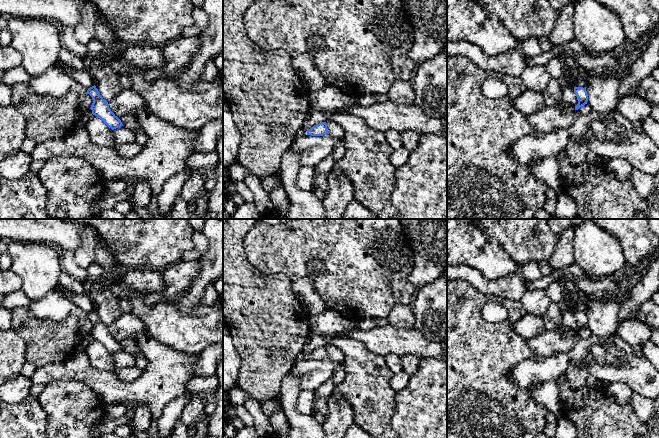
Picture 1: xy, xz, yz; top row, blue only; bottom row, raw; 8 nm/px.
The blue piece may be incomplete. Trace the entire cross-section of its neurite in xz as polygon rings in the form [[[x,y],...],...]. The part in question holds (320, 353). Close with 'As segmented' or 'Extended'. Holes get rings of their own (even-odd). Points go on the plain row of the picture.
[[[326,346],[316,348],[311,353],[307,354],[307,359],[311,360],[323,360],[326,358],[328,358]]]. As segmented

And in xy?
[[[60,291],[49,292],[39,301],[31,301],[28,308],[40,319],[60,321],[69,316],[76,316],[79,319],[87,317],[93,323],[90,331],[93,339],[99,341],[112,354],[123,350],[121,344],[111,335],[108,326],[103,323],[95,309],[88,313],[83,311]]]. Extended

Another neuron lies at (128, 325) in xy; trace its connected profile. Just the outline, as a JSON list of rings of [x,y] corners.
[[[122,313],[108,329],[117,341],[125,338],[133,338],[136,341],[139,335],[147,335],[144,322],[132,313]]]

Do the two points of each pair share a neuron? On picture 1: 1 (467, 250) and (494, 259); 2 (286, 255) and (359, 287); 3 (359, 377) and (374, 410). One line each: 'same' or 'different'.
1: same
2: same
3: same

